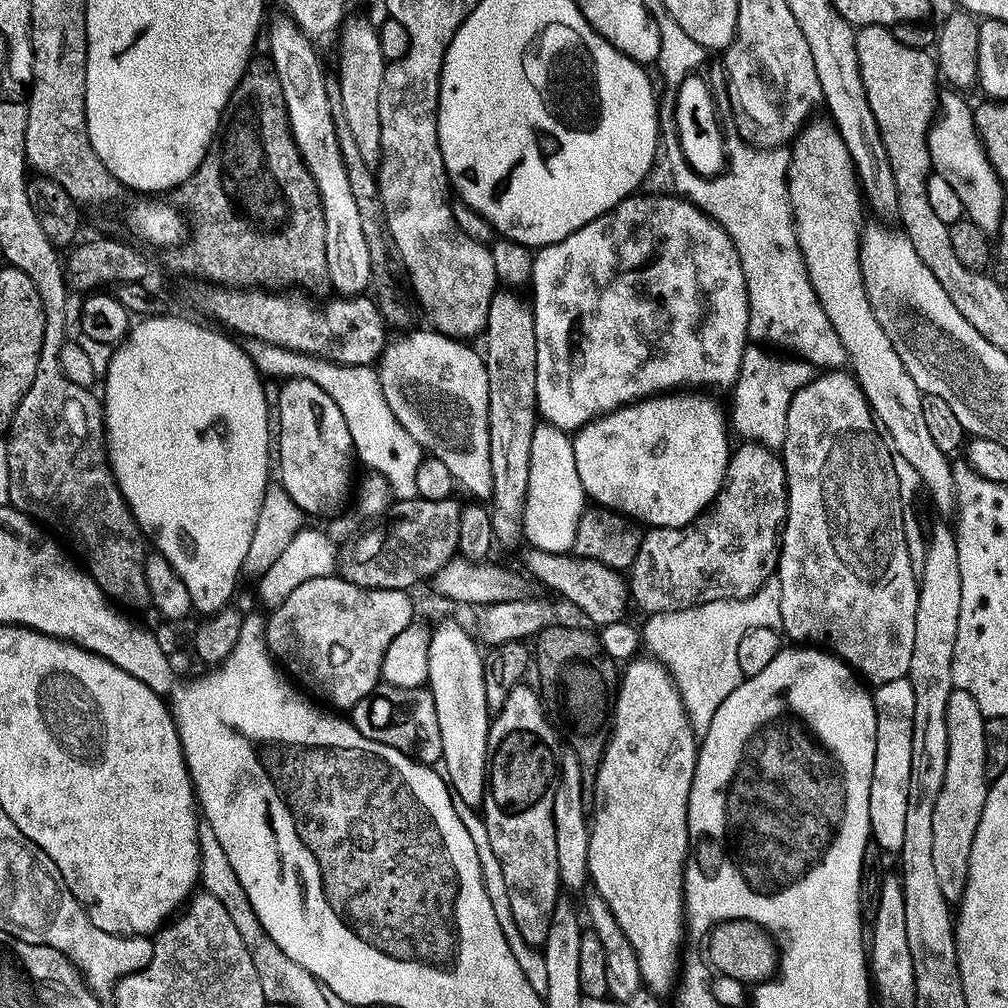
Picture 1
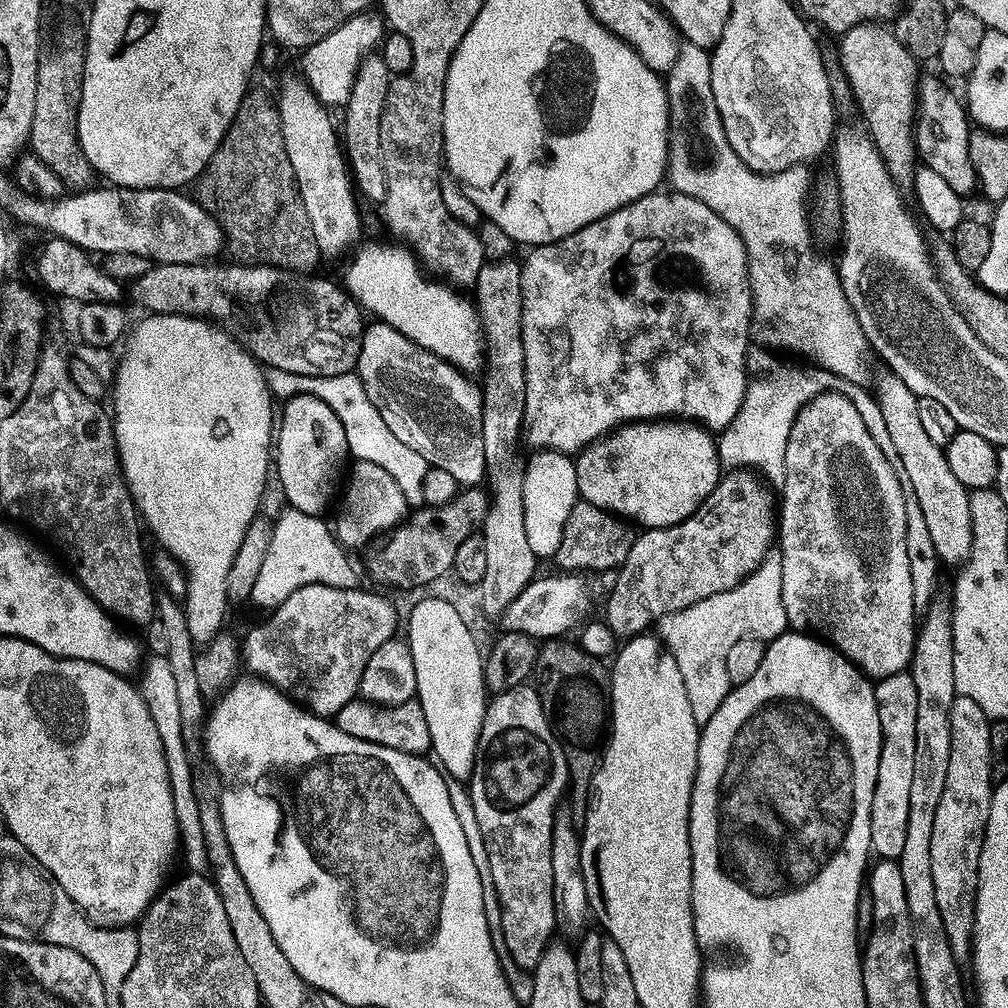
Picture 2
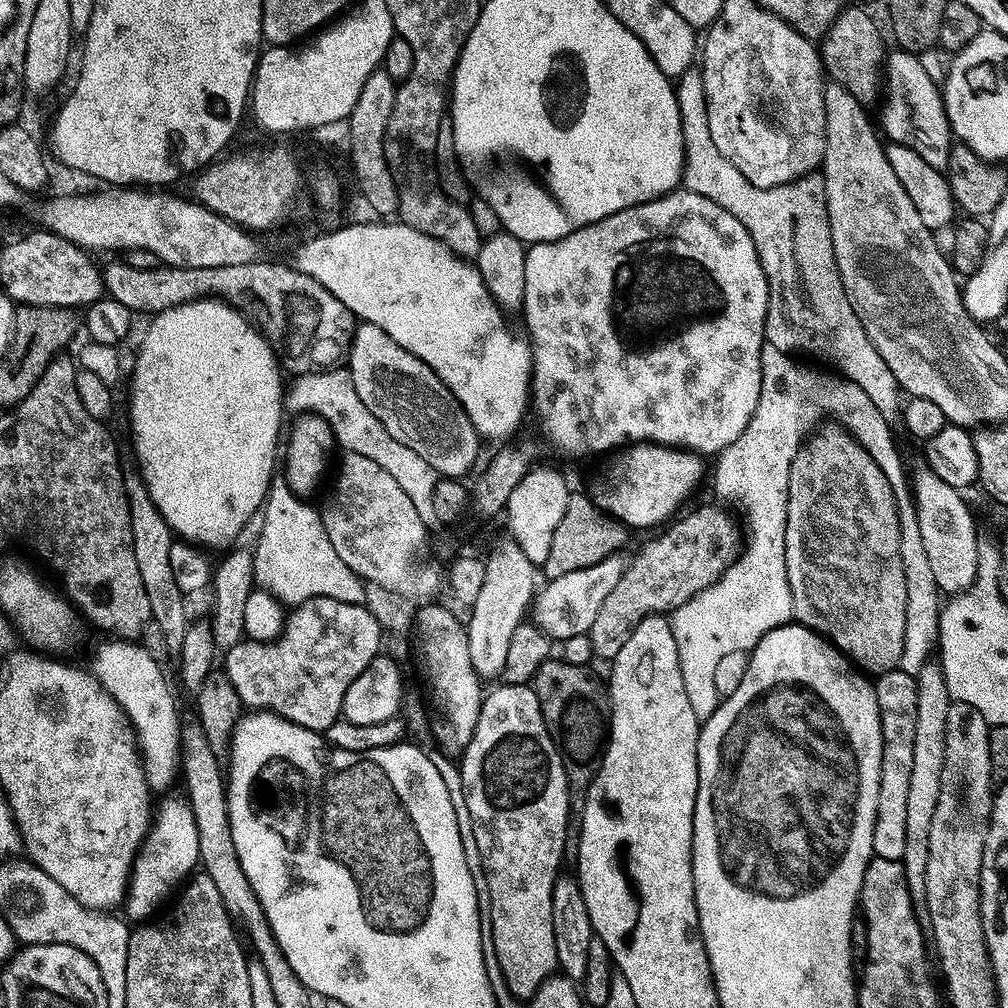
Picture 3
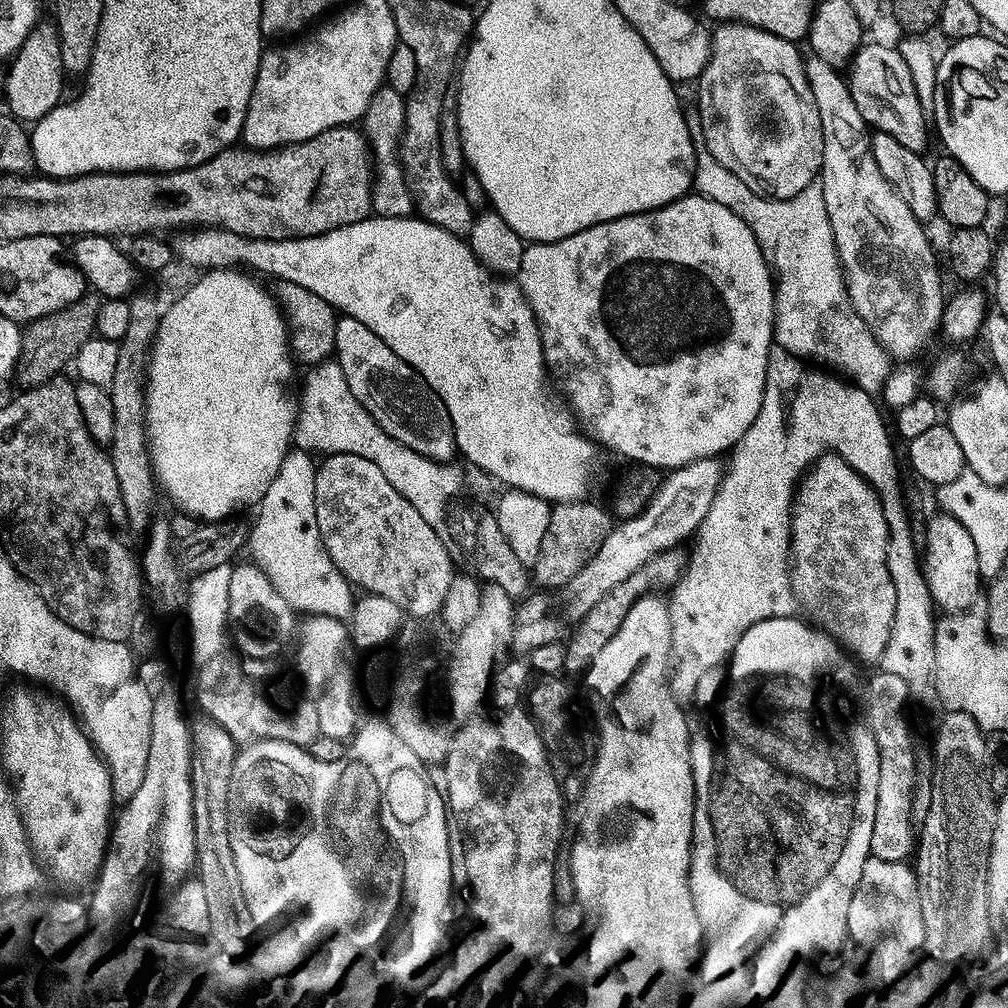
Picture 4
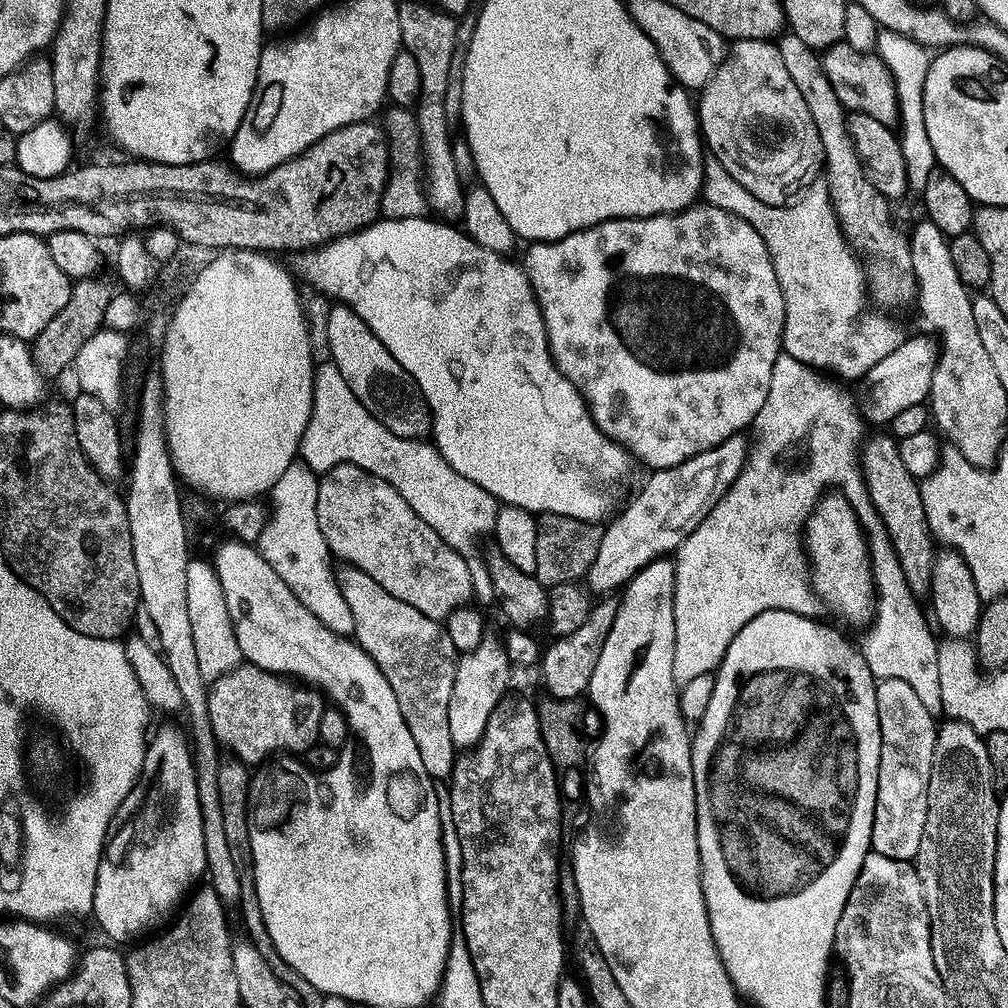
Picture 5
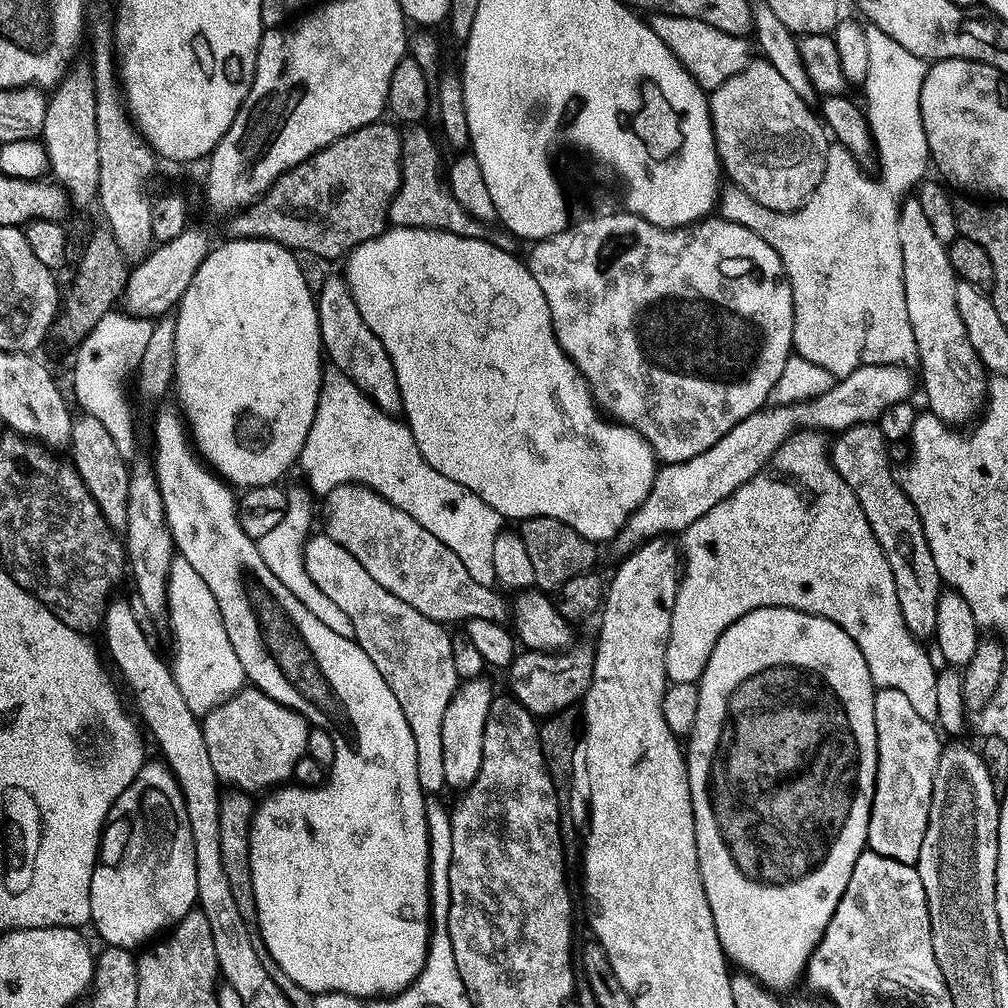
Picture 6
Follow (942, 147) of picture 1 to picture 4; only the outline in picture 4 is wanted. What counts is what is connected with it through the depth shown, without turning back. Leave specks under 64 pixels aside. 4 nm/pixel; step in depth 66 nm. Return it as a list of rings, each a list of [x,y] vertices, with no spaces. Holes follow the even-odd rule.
[[[861,43],[847,65],[846,81],[854,98],[854,106],[858,106],[858,114],[862,114],[869,129],[890,134],[903,146],[923,149],[926,112],[920,109],[917,86],[912,81],[910,66],[906,66],[899,47]]]

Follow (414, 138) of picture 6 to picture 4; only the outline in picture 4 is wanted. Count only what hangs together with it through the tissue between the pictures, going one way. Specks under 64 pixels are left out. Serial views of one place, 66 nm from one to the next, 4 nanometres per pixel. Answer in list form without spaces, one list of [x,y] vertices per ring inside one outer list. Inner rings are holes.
[[[382,86],[370,98],[370,106],[366,106],[362,131],[368,140],[372,157],[372,212],[386,218],[402,218],[412,216],[413,200],[408,192],[407,179],[400,164],[400,140],[404,134],[406,118],[404,101],[406,96],[387,86]]]

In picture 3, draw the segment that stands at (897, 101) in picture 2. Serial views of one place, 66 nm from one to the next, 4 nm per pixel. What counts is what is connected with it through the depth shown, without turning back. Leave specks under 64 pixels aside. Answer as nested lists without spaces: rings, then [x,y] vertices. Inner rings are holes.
[[[849,6],[828,27],[828,32],[818,44],[818,60],[830,77],[831,83],[840,84],[862,105],[871,105],[871,100],[882,92],[882,65],[886,60],[886,47],[880,37],[880,28],[868,12]]]

